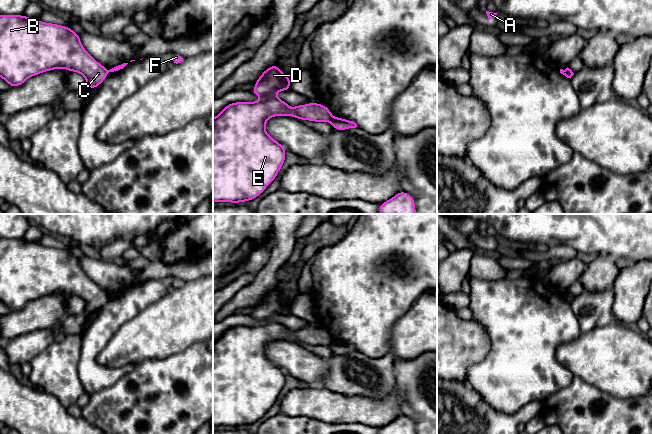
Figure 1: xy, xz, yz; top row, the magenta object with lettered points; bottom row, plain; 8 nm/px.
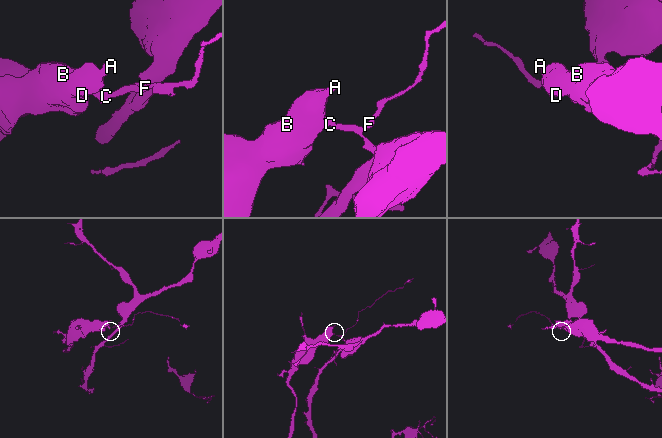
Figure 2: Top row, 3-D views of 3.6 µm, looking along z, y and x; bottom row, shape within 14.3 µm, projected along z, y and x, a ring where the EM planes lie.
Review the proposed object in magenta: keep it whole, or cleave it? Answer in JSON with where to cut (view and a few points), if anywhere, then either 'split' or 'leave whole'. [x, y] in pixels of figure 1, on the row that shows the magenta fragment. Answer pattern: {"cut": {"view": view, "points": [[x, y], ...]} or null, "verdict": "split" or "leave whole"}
{"cut": {"view": "xz", "points": [[333, 117], [329, 120]]}, "verdict": "split"}

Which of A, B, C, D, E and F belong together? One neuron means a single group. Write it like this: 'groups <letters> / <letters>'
groups A B C D E / F

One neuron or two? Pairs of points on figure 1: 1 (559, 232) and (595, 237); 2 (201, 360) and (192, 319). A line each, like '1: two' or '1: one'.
1: one
2: two

